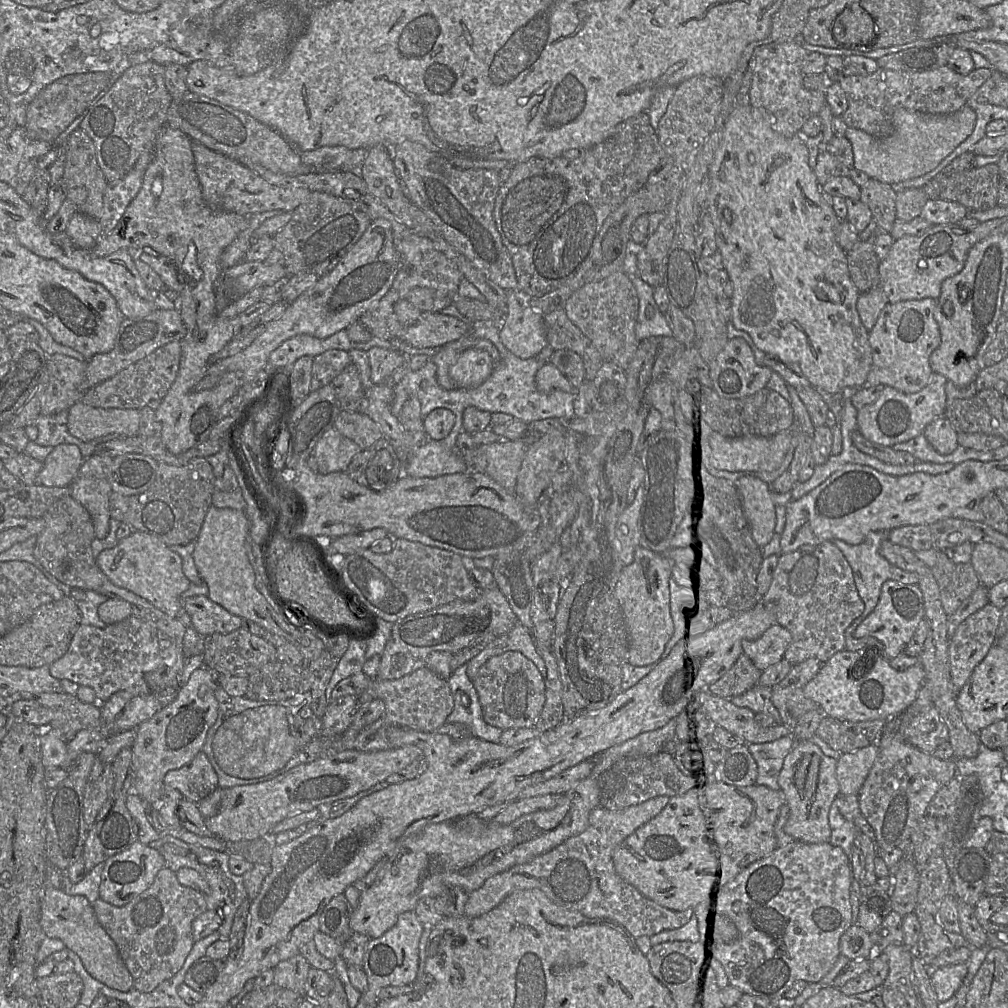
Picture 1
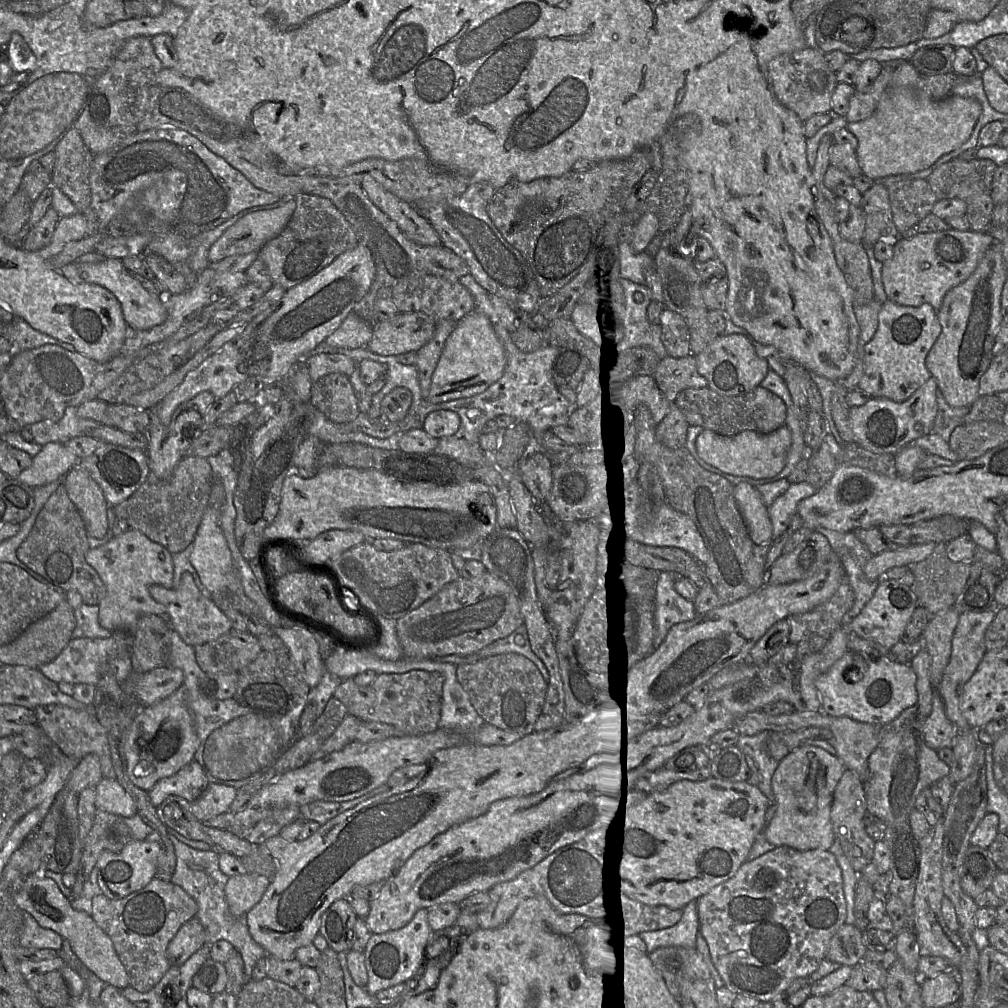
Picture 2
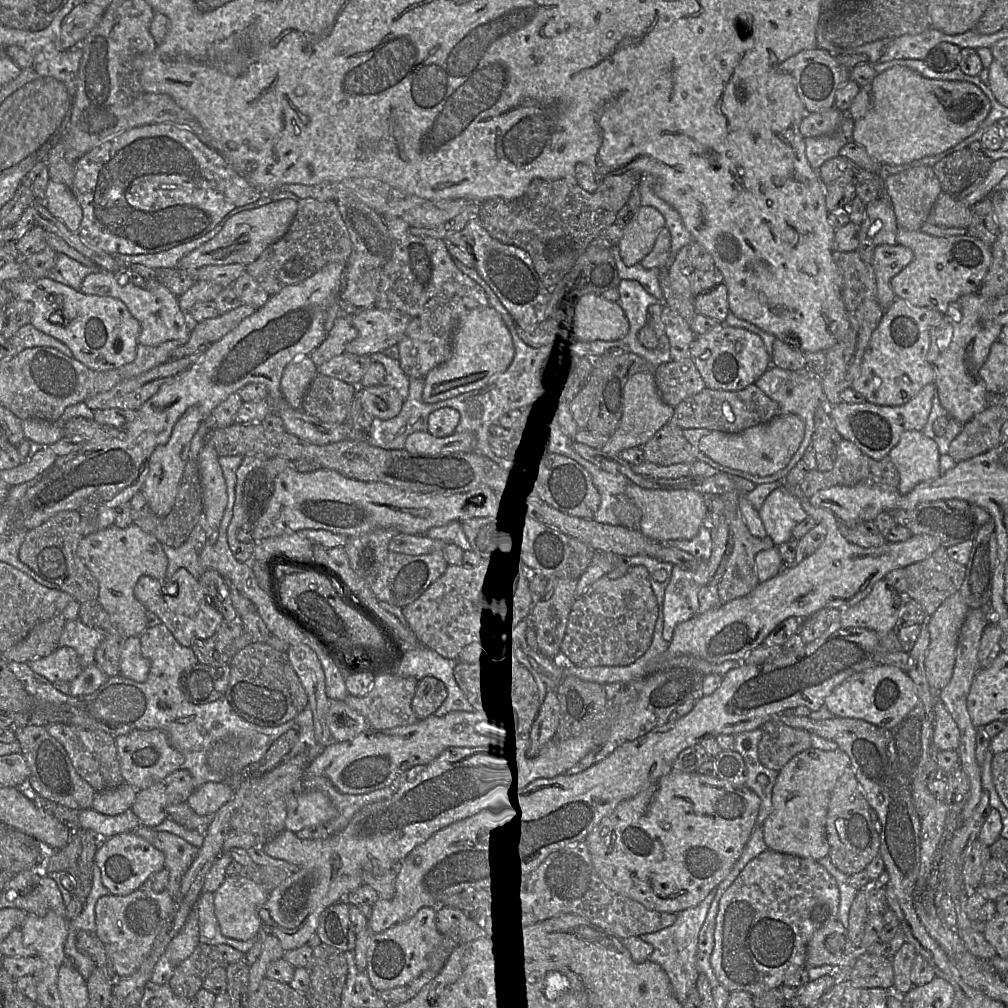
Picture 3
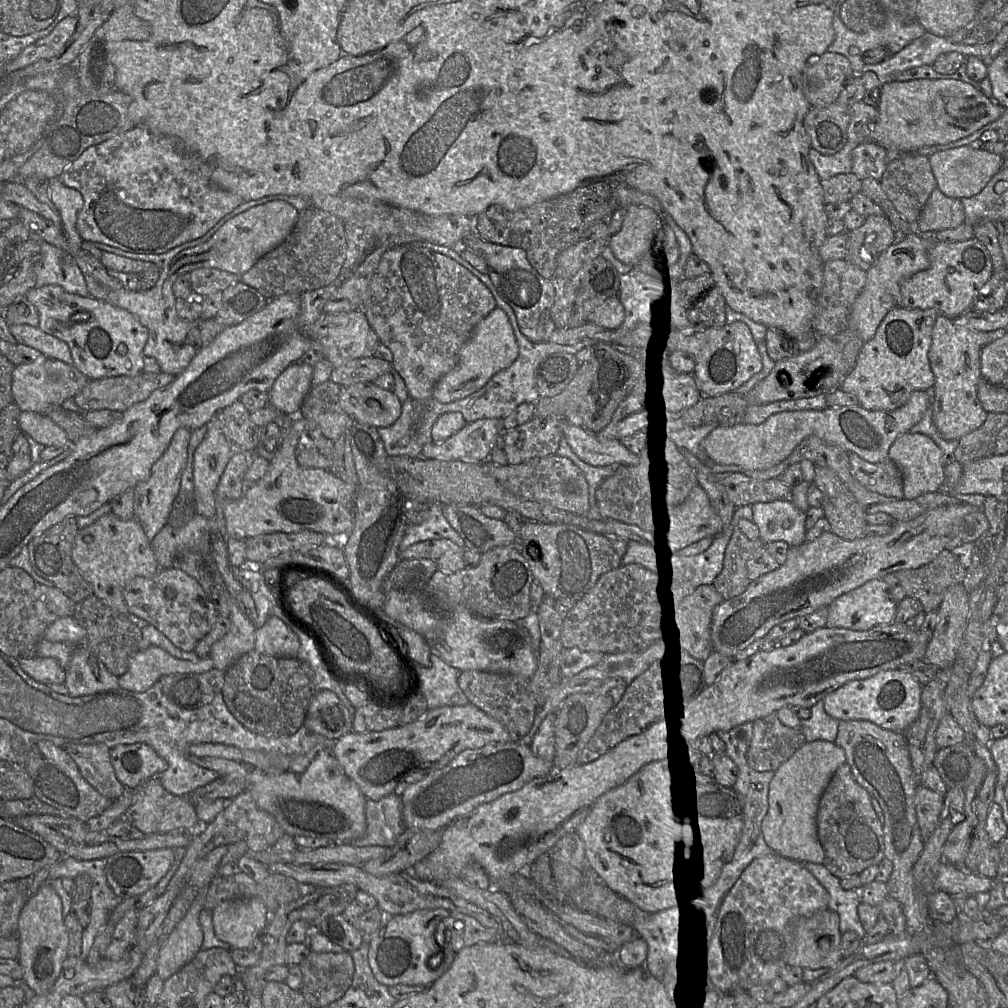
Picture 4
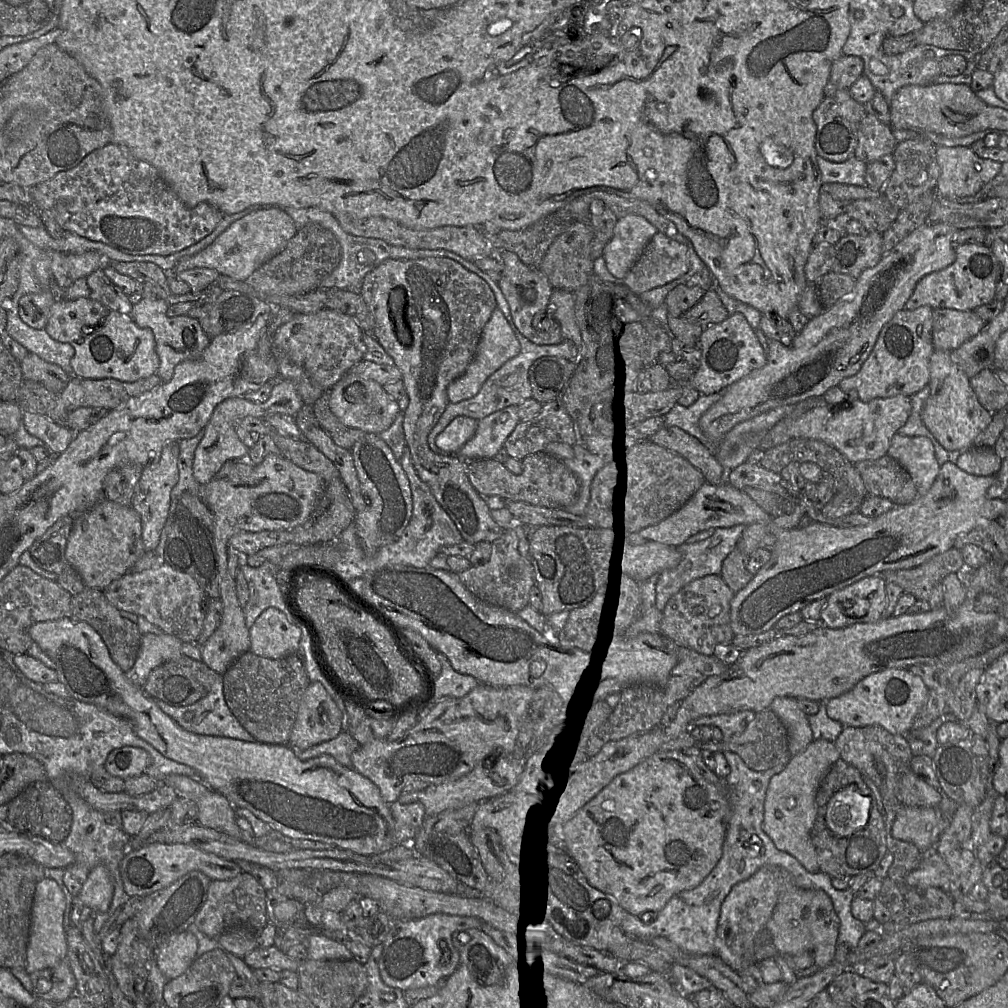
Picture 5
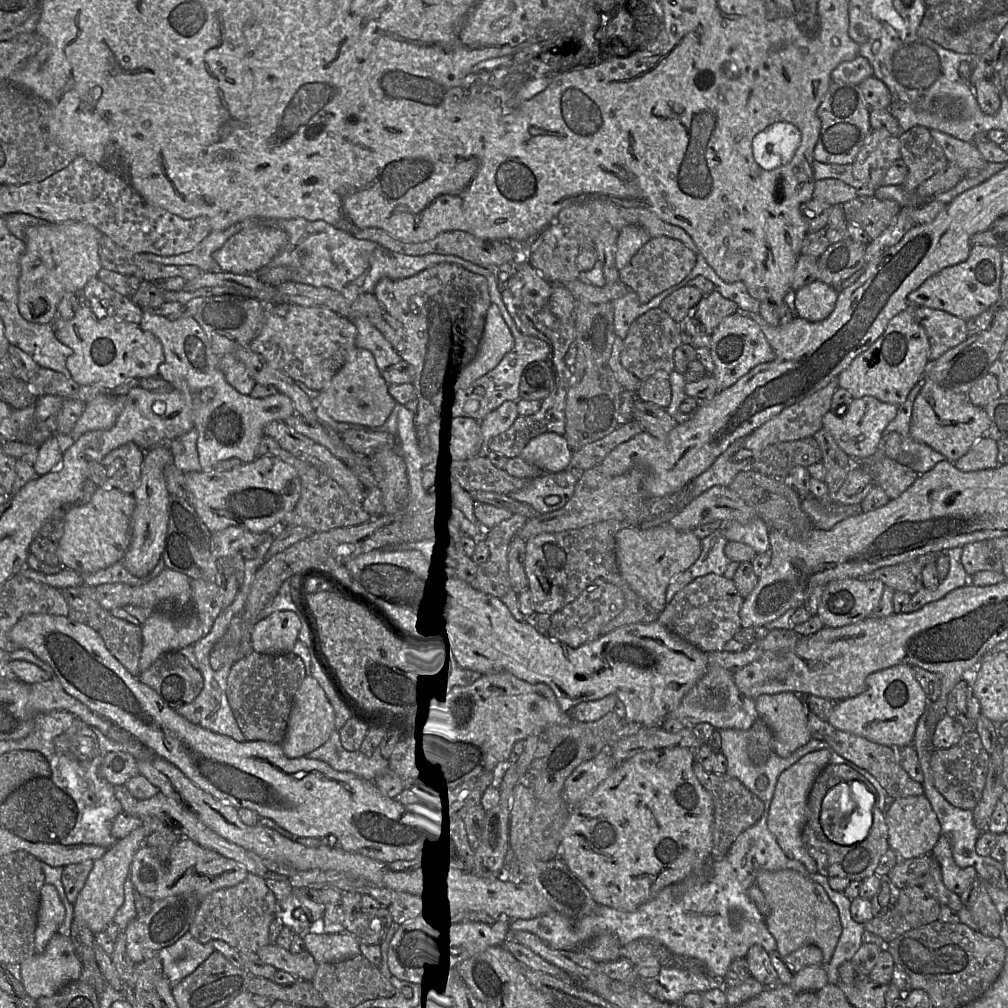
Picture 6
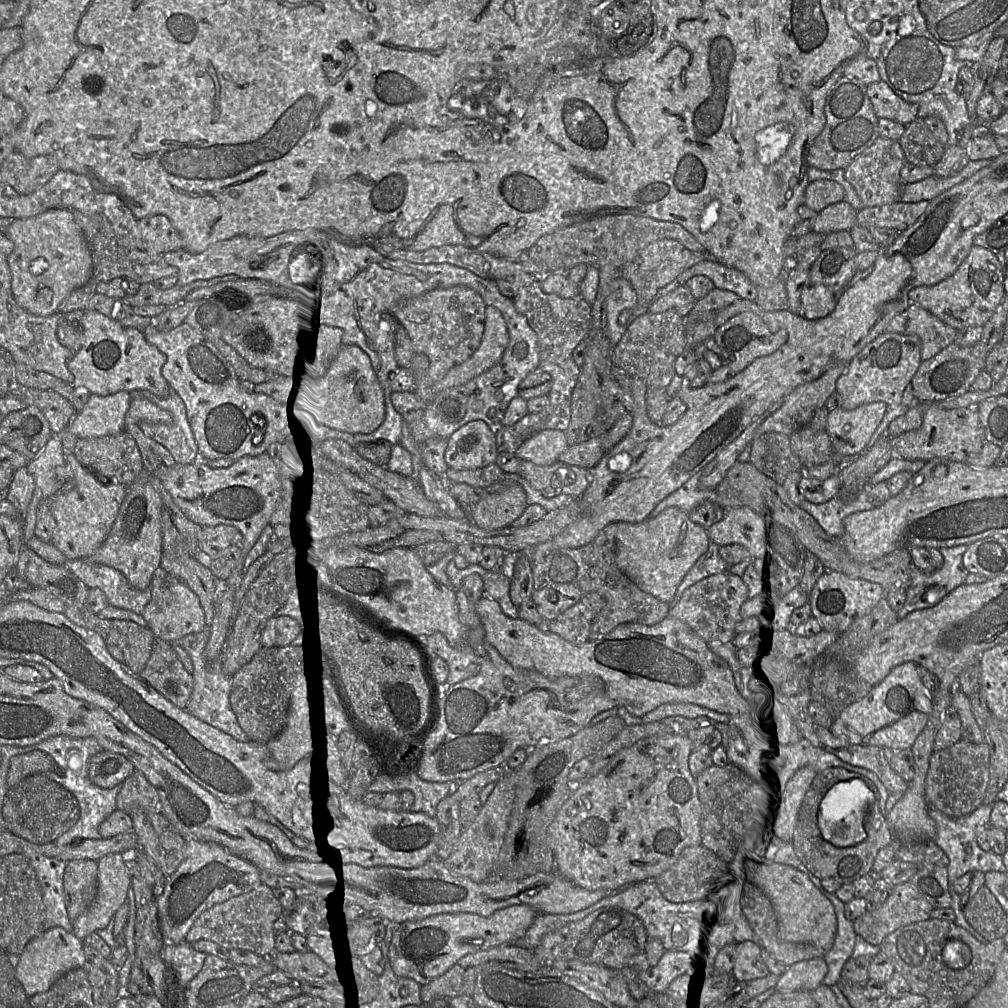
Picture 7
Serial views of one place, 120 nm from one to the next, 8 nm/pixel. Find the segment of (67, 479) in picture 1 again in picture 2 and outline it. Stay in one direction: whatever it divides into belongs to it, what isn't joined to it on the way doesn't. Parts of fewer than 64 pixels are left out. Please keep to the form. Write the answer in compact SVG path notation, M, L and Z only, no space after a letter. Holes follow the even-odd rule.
M48 443L42 446L31 466L23 470L17 480L32 488L61 481L79 460L65 444Z

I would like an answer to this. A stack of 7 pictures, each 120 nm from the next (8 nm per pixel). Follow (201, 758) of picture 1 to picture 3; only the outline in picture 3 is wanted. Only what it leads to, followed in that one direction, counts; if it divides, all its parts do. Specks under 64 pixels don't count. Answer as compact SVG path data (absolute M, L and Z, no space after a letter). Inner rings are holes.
M179 769L160 782L138 790L131 810L142 826L153 829L167 819L168 806L187 802L196 789L190 772Z

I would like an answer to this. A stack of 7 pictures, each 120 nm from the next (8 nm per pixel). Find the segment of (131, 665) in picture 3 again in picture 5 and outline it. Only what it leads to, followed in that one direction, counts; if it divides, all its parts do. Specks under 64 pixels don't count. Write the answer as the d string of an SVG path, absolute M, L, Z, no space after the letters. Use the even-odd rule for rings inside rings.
M144 634L134 666L125 673L127 679L143 688L153 669L166 661L182 657L182 644L180 639L170 634Z

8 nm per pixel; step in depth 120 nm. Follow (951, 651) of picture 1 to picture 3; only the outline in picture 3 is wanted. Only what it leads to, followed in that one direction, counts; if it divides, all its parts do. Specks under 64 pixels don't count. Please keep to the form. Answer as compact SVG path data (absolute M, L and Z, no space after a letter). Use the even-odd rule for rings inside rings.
M986 609L969 610L959 631L952 677L949 683L940 692L936 693L936 697L944 703L960 730L960 743L957 751L961 768L970 782L969 798L962 810L963 823L972 816L983 792L982 770L975 756L977 728L973 725L967 709L967 696L975 675L981 669L978 660L980 639L984 629L990 622L990 611L986 611Z

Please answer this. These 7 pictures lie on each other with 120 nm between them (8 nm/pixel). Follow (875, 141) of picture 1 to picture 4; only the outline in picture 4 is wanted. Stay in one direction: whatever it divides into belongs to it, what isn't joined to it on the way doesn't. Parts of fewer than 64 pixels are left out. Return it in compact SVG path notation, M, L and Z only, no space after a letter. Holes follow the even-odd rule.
M918 79L882 84L877 107L878 121L870 141L889 150L917 149L963 139L997 120L1003 107L996 106L972 85L959 80Z

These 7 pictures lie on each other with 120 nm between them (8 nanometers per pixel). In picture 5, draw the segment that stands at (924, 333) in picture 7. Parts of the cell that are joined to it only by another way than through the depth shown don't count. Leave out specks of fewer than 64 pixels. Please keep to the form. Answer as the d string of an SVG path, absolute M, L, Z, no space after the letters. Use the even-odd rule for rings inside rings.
M934 309L932 343L935 350L952 351L977 335L986 325L974 311Z

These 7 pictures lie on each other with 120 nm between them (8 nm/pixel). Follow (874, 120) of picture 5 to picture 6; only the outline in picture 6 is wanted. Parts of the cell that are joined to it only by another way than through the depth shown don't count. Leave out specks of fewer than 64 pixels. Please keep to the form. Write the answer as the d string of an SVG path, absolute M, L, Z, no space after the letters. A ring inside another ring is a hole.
M872 129L852 163L852 174L877 189L882 186L889 167L898 159L901 159L899 138L886 129Z

